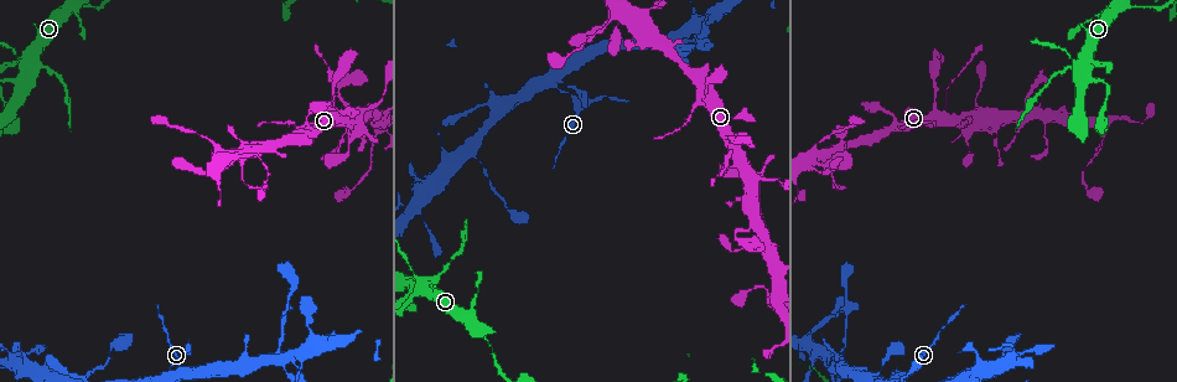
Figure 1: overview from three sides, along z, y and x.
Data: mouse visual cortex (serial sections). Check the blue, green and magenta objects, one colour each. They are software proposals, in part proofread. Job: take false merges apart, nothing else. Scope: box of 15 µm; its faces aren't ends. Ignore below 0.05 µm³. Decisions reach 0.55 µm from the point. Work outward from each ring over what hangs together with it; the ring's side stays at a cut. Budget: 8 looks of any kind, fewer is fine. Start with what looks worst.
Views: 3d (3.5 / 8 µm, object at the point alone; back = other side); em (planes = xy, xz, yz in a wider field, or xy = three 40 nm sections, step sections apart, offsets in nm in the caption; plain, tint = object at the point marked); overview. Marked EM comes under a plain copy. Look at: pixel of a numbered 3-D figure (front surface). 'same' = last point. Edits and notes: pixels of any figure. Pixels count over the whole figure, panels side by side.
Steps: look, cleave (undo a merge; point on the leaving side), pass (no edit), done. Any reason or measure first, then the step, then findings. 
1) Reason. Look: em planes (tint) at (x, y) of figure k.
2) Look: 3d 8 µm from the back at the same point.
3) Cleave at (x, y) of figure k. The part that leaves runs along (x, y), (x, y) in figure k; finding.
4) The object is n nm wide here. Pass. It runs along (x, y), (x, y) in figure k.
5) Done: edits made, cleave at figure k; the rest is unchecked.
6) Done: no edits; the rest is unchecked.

Sudden change in width. Look: 3d 3.5 µm at (48, 70) of figure 1.

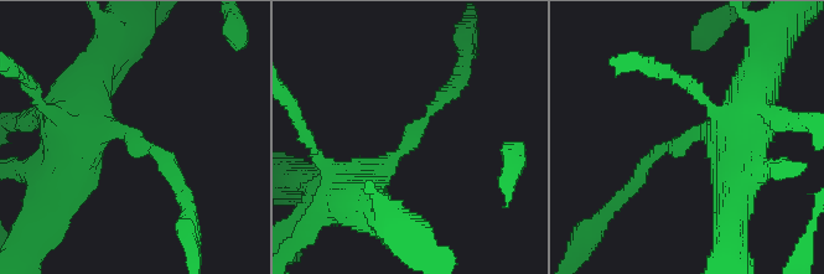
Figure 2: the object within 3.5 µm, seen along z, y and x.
The arms are 150, 600 nm wide. Look: em xy step 3 (tint) at (409, 143) of figure 2.

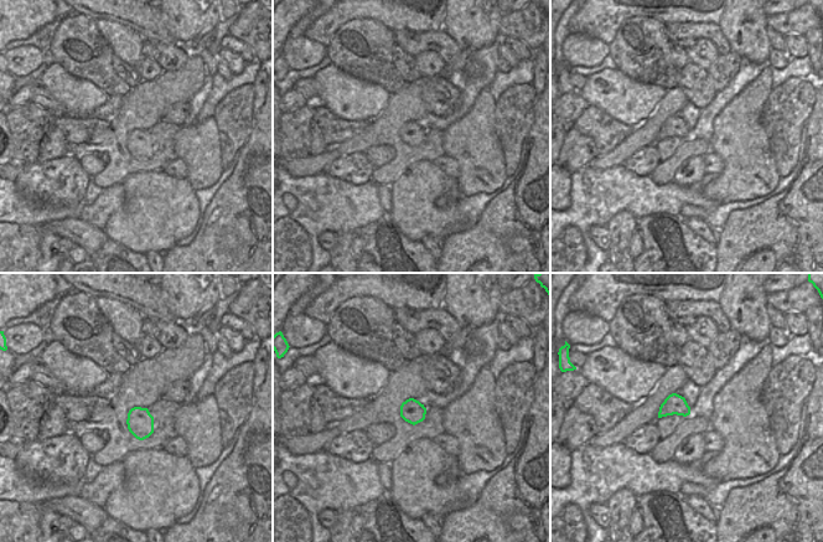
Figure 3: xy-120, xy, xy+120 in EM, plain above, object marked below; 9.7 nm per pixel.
Cleave at (175, 169) of figure 2. The part that leaves runs along (151, 148), (185, 194), (188, 236) in figure 2; two cells meet here.

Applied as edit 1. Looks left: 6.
Look: overview.

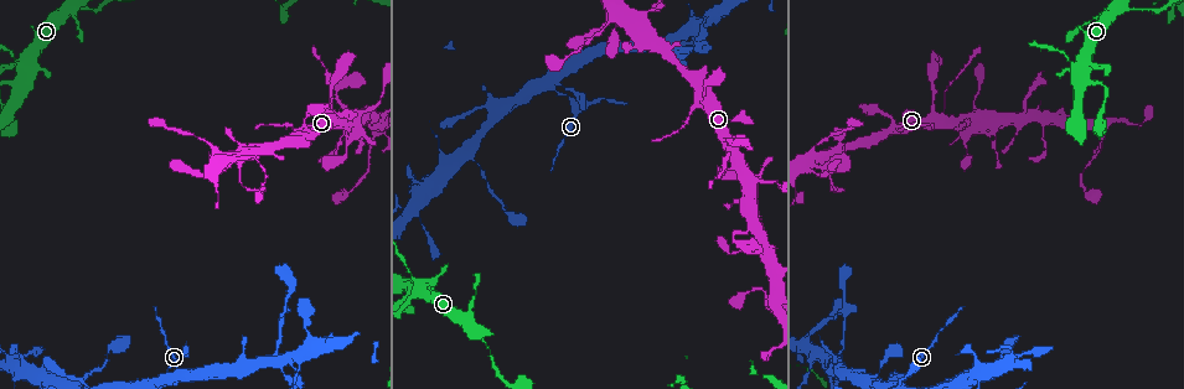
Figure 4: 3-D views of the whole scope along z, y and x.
Small branch off a trunk. Look: em xy step 5 (tint) at (1103, 138) of figure 4.

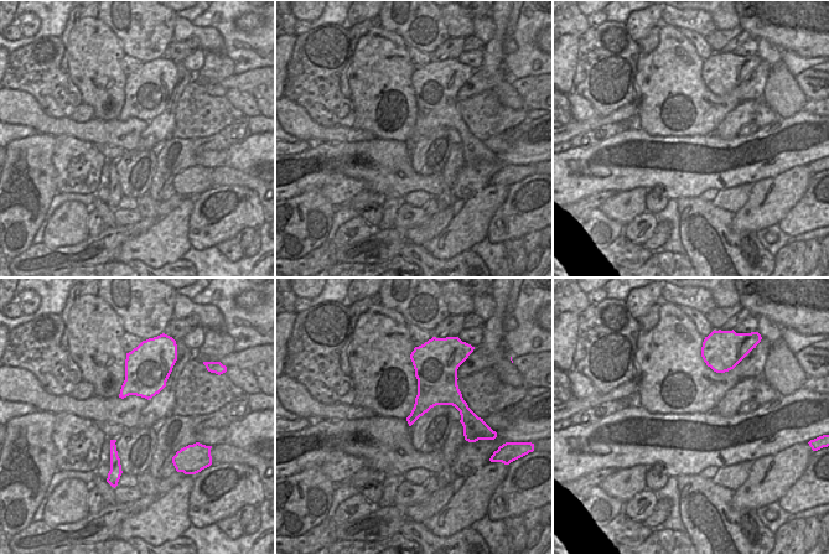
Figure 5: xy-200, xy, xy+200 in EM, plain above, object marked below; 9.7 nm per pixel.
See where the arms go. Look: 3d 3.5 µm at the same point.

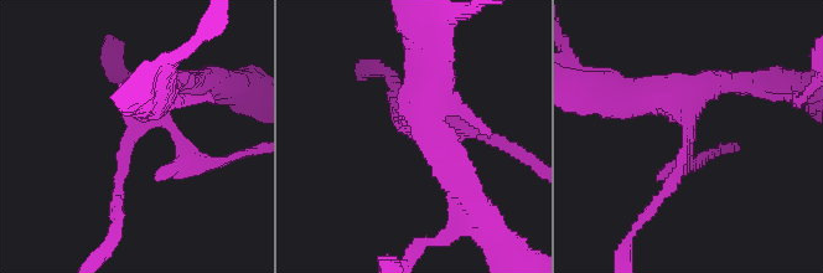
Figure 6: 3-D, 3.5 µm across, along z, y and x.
4 arms meet here. Pass. It runs along (154, 97), (128, 143), (117, 207) in figure 6; one cell here.

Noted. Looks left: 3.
Branch point. Look: 3d 3.5 µm at (575, 105) of figure 4.

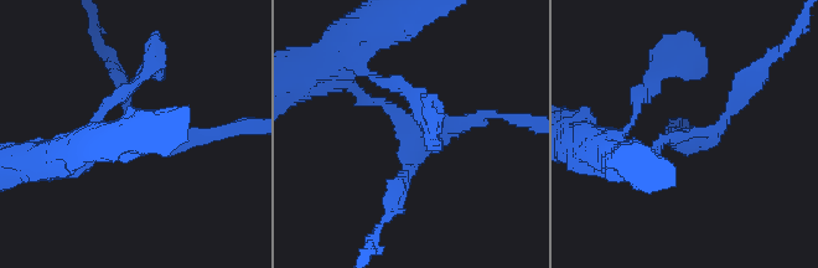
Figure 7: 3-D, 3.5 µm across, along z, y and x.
Shape alone is not enough. Look: em xy step 1 (tint) at (686, 133) of figure 7.

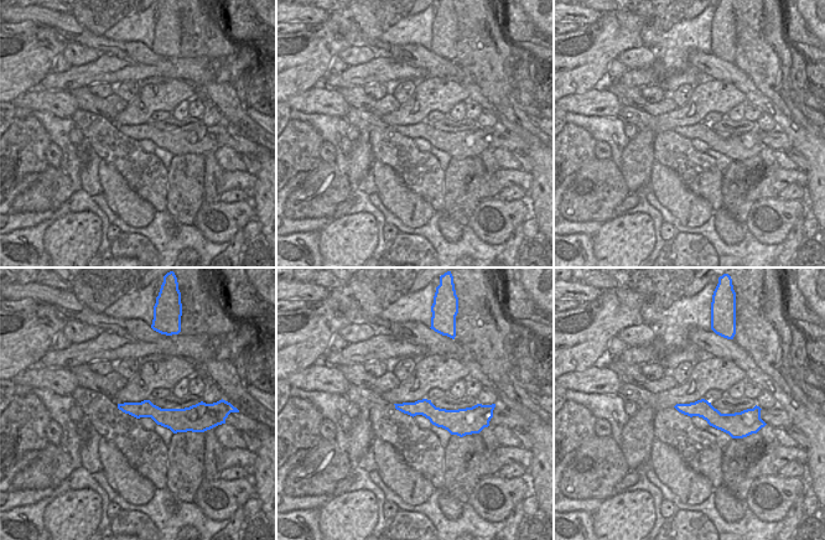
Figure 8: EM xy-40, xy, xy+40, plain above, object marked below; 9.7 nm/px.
Pass. It runs along (122, 406), (159, 415), (191, 414) in figure 8; all the same cell.

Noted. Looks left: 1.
Done: edits made, cleave at figure 2; the rest is unchecked.

